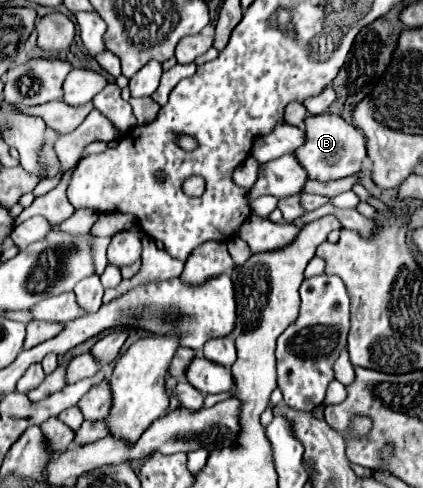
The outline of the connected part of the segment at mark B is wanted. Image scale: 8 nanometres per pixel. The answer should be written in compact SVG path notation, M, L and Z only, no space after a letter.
M316 115L306 119L306 143L294 153L310 179L332 181L354 175L360 171L366 157L366 137L354 125L344 121L338 115Z

